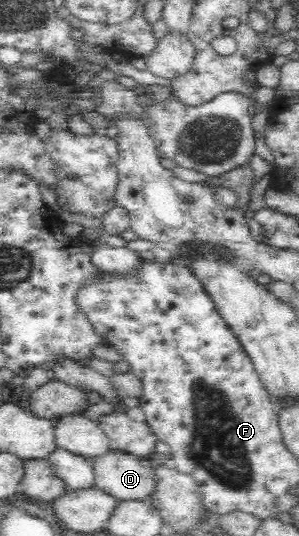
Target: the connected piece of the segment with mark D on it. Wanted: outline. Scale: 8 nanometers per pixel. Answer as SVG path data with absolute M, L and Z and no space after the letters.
M111 449L91 461L93 486L118 500L149 500L155 491L154 470L139 456Z

